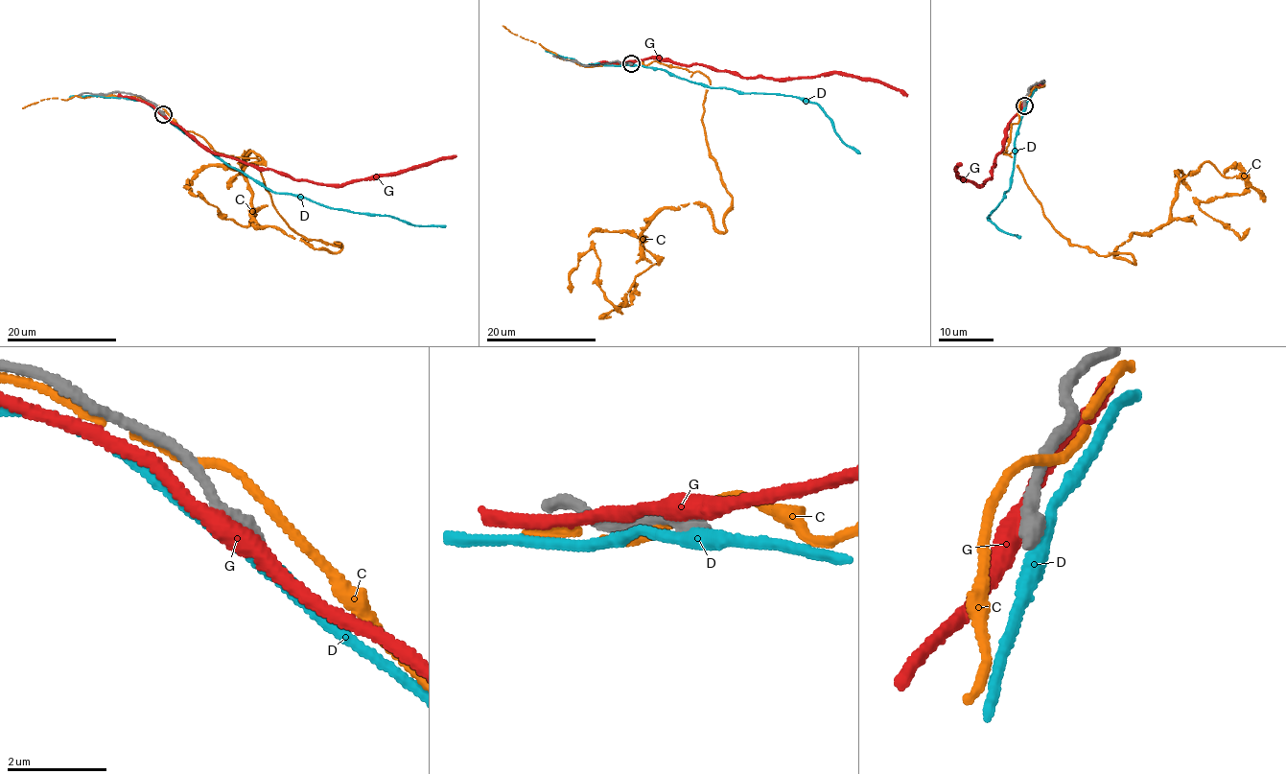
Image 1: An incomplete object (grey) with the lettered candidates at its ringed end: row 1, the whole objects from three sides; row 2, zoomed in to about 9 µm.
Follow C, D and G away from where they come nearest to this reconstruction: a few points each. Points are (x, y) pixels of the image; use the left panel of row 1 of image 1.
C: (157, 105), (258, 158), (289, 225), (339, 250), (258, 225), (239, 172), (194, 178), (227, 219), (257, 214)
D: (163, 115), (232, 167), (274, 192), (304, 197), (331, 208), (389, 215), (411, 225), (446, 225)
G: (159, 112), (209, 150), (313, 182), (344, 186), (456, 156)

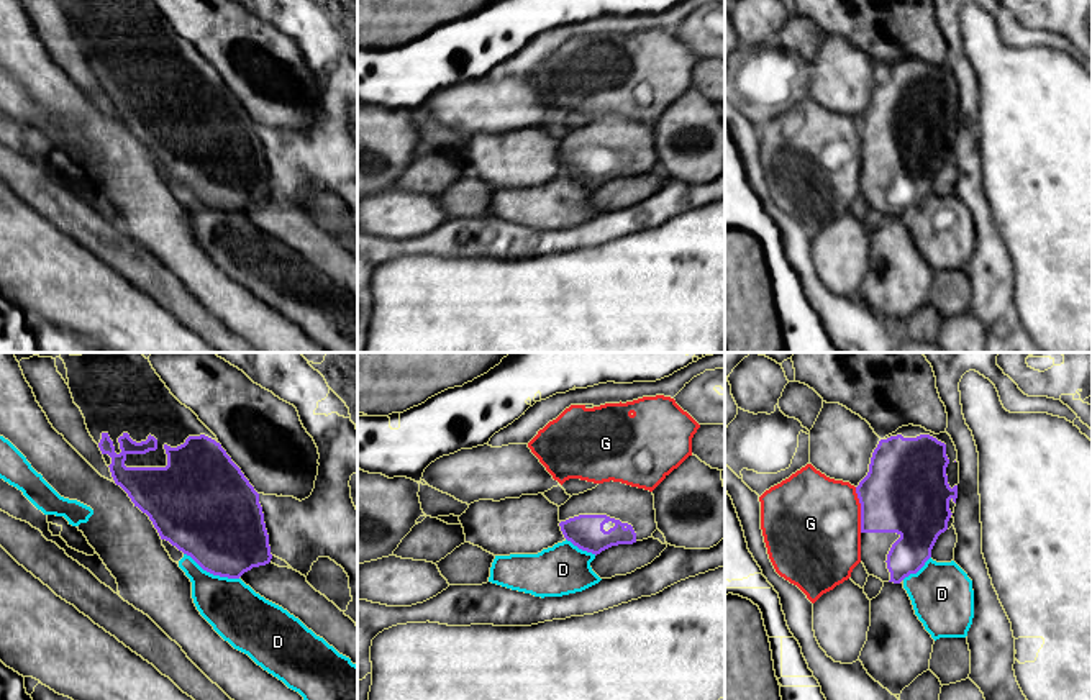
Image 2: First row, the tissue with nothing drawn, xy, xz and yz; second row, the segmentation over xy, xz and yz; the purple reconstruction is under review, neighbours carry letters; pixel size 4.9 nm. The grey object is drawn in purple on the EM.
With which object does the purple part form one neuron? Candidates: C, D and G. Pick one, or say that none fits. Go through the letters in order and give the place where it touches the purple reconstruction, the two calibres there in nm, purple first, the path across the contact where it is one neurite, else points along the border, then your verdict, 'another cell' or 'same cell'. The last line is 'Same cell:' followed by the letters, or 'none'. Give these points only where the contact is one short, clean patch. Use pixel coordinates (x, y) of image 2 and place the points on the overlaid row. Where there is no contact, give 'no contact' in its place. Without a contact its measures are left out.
C: no contact; another cell
D: meets purple in xy at (212, 572); 440 nm thick on the purple side, 280 nm on the other; border along xy (184, 553), (213, 574), (238, 579); another cell
G: meets purple in yz at (861, 510); 420 nm thick on the purple side, 480 nm on the other; another cell
Same cell: none

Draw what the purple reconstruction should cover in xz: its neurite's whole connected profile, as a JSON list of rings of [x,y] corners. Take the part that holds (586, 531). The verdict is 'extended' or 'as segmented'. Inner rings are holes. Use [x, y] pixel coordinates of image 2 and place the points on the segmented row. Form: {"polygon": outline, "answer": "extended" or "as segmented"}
{"polygon": [[[613,480],[572,495],[559,507],[559,521],[567,541],[595,556],[657,530],[653,492]]], "answer": "extended"}

